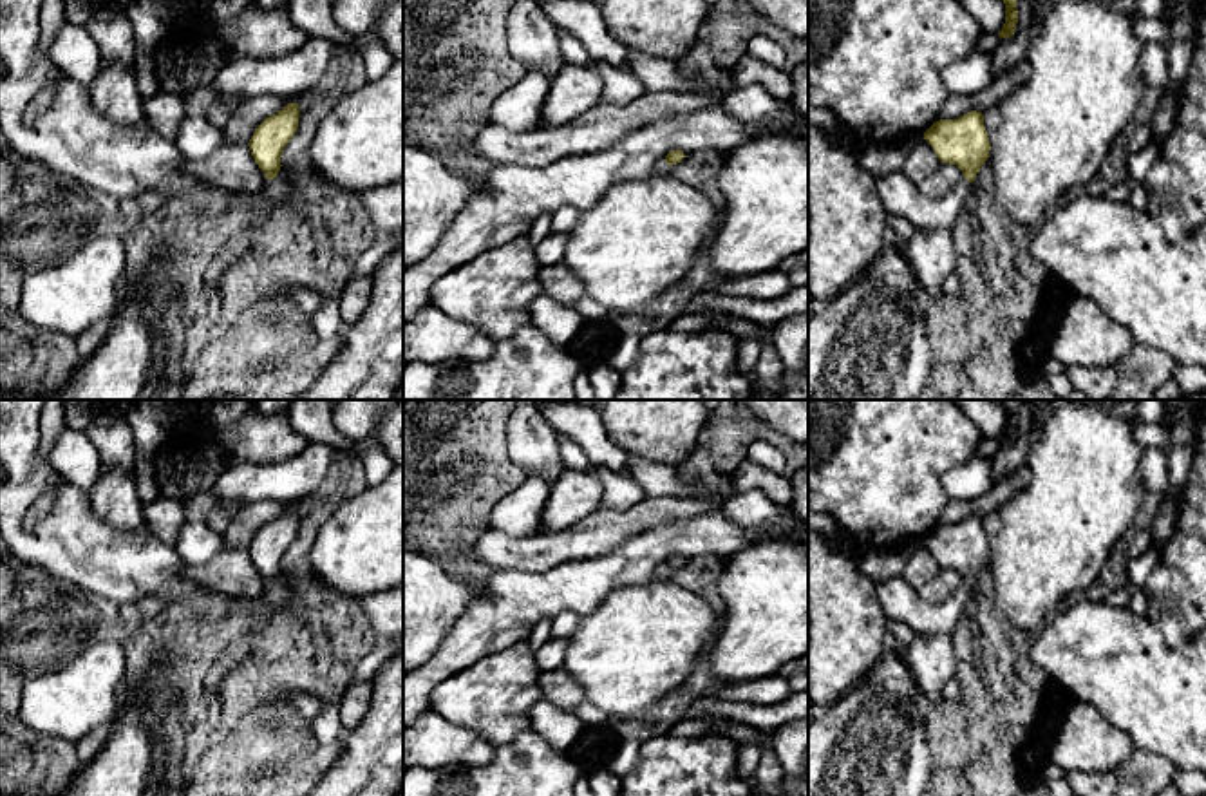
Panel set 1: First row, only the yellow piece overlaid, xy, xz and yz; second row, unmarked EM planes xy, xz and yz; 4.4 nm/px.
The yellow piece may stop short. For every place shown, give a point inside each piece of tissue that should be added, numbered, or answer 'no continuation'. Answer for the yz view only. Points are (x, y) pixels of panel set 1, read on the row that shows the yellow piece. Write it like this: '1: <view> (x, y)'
1: yz (901, 198)

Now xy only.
1: xy (275, 190)

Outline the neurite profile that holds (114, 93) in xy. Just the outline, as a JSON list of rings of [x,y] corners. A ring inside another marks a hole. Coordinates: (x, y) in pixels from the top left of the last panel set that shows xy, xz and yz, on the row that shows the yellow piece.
[[[99,62],[98,76],[89,94],[96,110],[116,123],[137,127],[146,119],[143,98],[136,83],[136,71],[130,71],[123,63]]]

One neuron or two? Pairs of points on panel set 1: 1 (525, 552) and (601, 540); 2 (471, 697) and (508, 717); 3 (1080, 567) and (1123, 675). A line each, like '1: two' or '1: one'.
1: one
2: one
3: two

